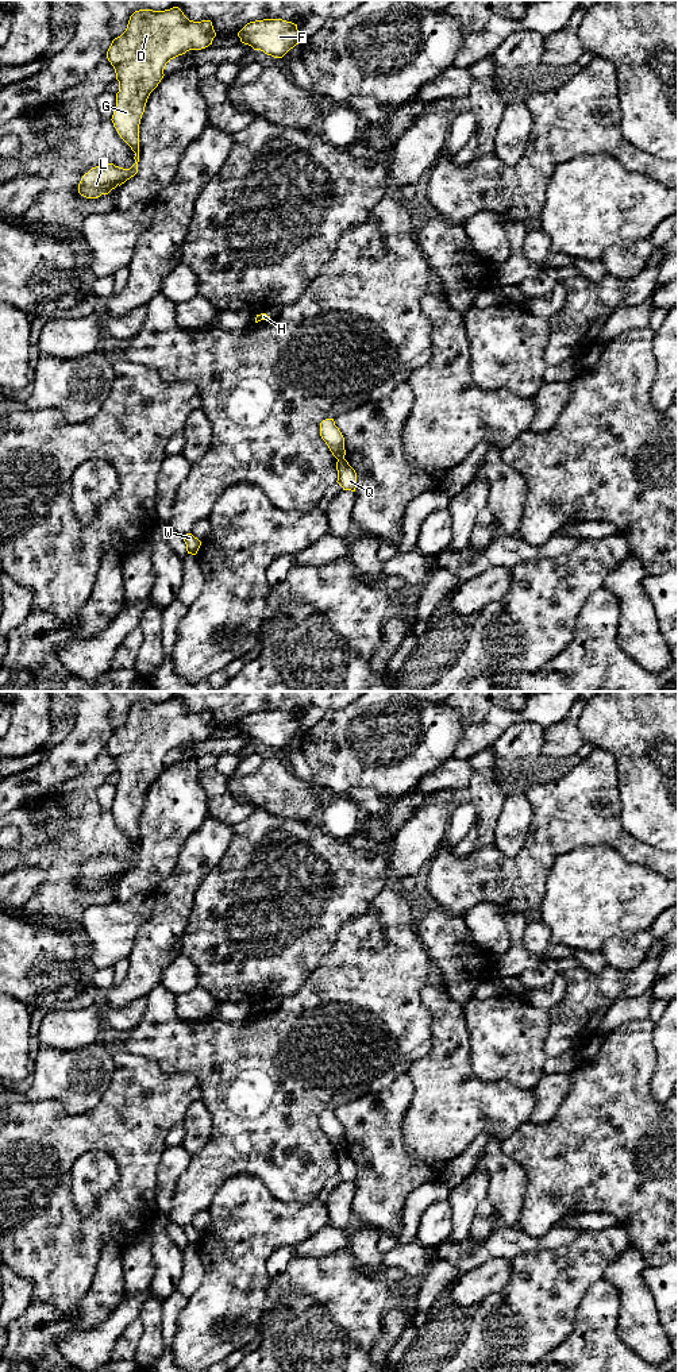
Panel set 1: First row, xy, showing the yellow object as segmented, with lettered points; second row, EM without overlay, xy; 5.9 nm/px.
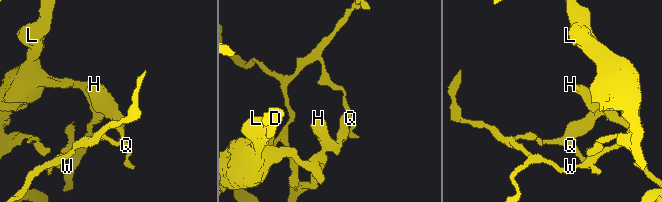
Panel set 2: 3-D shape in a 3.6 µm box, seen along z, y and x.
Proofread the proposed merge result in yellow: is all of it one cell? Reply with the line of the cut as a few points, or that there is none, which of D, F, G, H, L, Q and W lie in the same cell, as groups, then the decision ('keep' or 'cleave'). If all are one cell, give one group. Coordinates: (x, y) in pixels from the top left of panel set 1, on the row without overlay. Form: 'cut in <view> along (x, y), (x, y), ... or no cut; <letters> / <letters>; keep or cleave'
cut in xy along (343, 1149), (338, 1152); D F G H L / Q W; cleave

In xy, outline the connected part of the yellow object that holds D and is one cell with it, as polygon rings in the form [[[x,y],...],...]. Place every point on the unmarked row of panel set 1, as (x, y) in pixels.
[[[178,698],[165,702],[139,701],[130,708],[126,722],[112,732],[107,743],[107,749],[113,758],[116,771],[119,772],[116,798],[111,812],[120,829],[135,844],[135,855],[130,860],[123,860],[113,855],[92,859],[82,867],[78,875],[78,885],[81,887],[97,890],[101,886],[108,886],[118,876],[120,878],[138,864],[140,810],[150,785],[165,767],[163,760],[166,755],[189,741],[208,739],[212,736],[215,728],[216,724],[211,712],[189,712]]]

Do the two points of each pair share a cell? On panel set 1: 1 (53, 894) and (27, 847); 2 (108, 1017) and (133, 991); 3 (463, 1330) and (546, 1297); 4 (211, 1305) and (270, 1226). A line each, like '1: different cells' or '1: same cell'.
1: same cell
2: different cells
3: same cell
4: same cell

